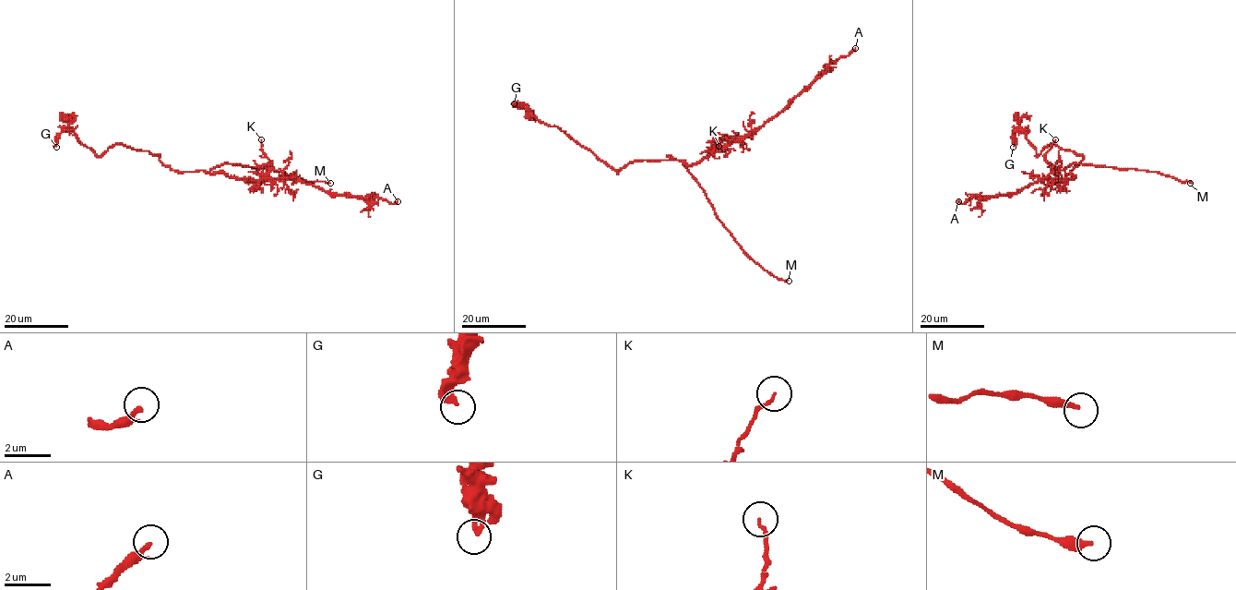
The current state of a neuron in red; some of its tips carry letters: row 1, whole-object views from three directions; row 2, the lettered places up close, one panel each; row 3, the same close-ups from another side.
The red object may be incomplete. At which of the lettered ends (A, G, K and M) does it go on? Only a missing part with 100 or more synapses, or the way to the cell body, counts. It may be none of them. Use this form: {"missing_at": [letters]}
{"missing_at": ["M"]}

